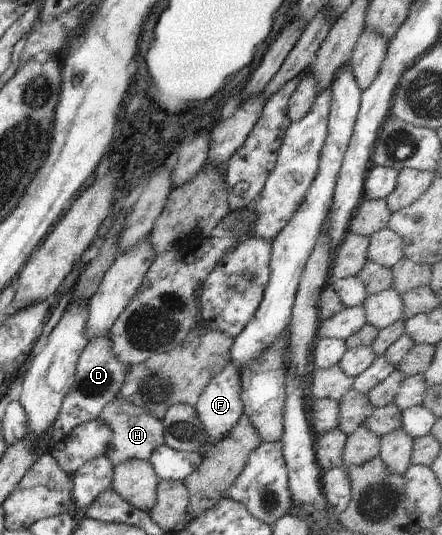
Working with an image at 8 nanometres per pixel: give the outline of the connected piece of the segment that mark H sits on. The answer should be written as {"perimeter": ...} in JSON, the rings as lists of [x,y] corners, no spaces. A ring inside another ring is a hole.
{"perimeter":[[[122,397],[109,402],[100,413],[98,420],[104,421],[104,424],[107,424],[112,431],[105,455],[114,466],[130,459],[148,461],[155,448],[165,444],[163,422],[149,415],[144,408],[140,408],[137,404],[129,403]]]}

